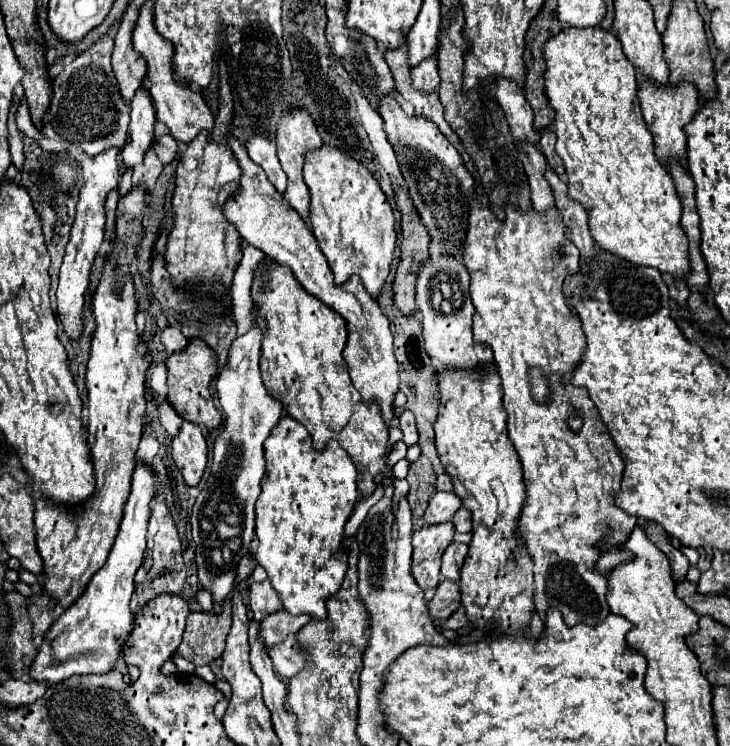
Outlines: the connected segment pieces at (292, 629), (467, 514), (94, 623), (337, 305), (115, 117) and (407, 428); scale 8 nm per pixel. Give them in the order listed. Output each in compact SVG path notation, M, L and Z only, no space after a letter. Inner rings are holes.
M285 609L277 611L277 615L269 615L267 619L261 621L261 631L259 637L265 643L265 649L269 651L271 647L275 647L277 643L281 643L283 639L287 639L289 633L299 633L303 625L307 625L311 621L309 615L299 615L293 617L289 615Z
M461 507L461 509L457 511L457 515L453 517L453 523L455 523L455 529L457 529L459 533L471 531L471 511L465 509L465 507Z
M137 459L137 471L133 473L131 495L125 505L123 521L113 543L113 549L107 557L107 563L91 577L83 595L65 609L59 619L47 631L35 663L31 667L31 677L37 681L59 683L71 675L83 673L107 673L115 669L115 663L121 655L121 649L133 629L133 613L129 601L133 595L133 577L143 565L145 547L147 547L147 525L151 517L151 501L155 497L157 473L151 465Z
M231 135L227 137L227 143L243 175L239 179L235 195L221 205L223 215L237 227L237 231L247 243L259 247L267 257L275 259L277 263L287 265L307 293L311 293L327 307L337 311L341 317L345 317L349 339L347 347L343 349L343 357L351 369L353 385L365 401L377 401L381 405L381 413L389 425L389 421L395 417L393 395L399 389L399 373L393 355L393 335L389 331L389 321L381 313L377 301L373 301L365 287L361 287L361 279L357 275L351 275L349 281L345 281L343 285L333 283L333 273L325 263L325 255L321 255L321 249L317 247L317 241L313 239L309 225L285 203L283 195L277 195L277 191L273 191L273 185L267 181L267 175L261 171L257 163L249 159L247 149Z
M115 21L107 35L103 35L95 45L77 55L75 61L65 65L65 69L55 77L53 99L49 107L53 129L69 143L79 145L87 155L99 155L111 147L123 149L129 129L129 103L123 99L115 73L111 69L113 37L117 33L119 21Z
M405 409L401 415L399 415L399 423L401 423L401 431L403 431L403 441L407 445L415 445L417 443L417 427L415 427L415 419L413 419L413 413L409 409Z

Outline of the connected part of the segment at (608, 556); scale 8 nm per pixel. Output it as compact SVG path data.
M612 551L605 552L601 555L601 559L599 559L599 563L595 565L595 571L609 571L609 569L615 568L619 563L625 563L629 559L633 558L633 553L629 553L629 551Z

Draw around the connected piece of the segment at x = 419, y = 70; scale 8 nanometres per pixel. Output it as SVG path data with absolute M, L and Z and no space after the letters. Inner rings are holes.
M437 51L435 55L423 59L419 65L415 65L411 69L411 77L413 77L413 87L415 89L423 89L423 91L433 91L437 89L441 77L439 77L439 65L437 65Z

